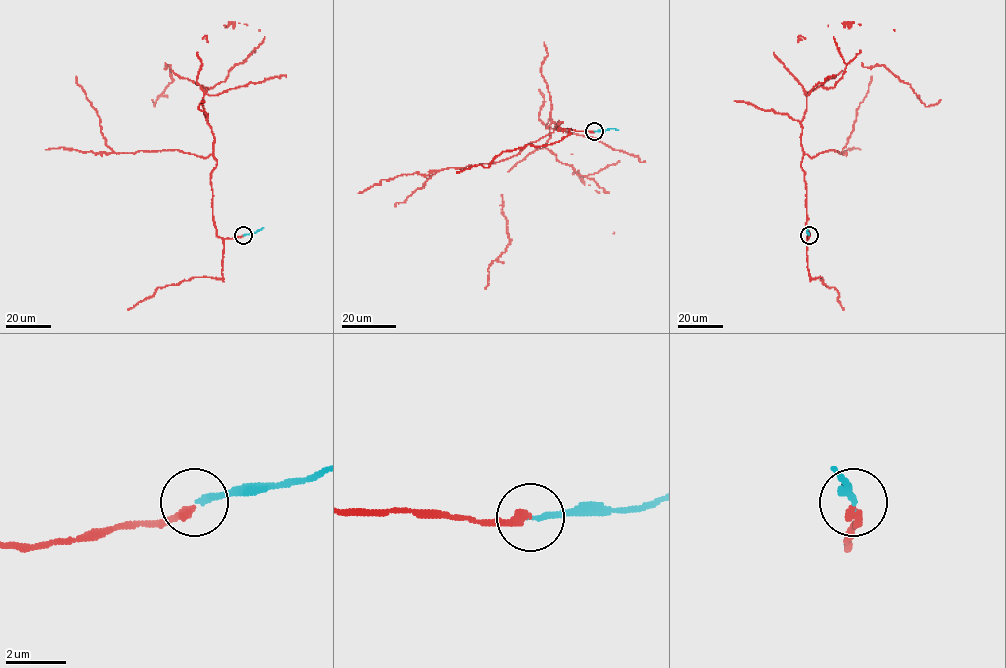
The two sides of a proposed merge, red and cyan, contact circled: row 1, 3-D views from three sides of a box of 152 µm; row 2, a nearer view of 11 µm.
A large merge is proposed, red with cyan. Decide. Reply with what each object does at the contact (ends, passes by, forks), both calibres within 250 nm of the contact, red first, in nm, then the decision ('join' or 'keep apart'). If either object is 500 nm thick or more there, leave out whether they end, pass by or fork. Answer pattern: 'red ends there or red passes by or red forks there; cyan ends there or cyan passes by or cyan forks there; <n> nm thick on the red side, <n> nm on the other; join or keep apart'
red ends there; cyan ends there; 280 nm thick on the red side, 190 nm on the other; join

